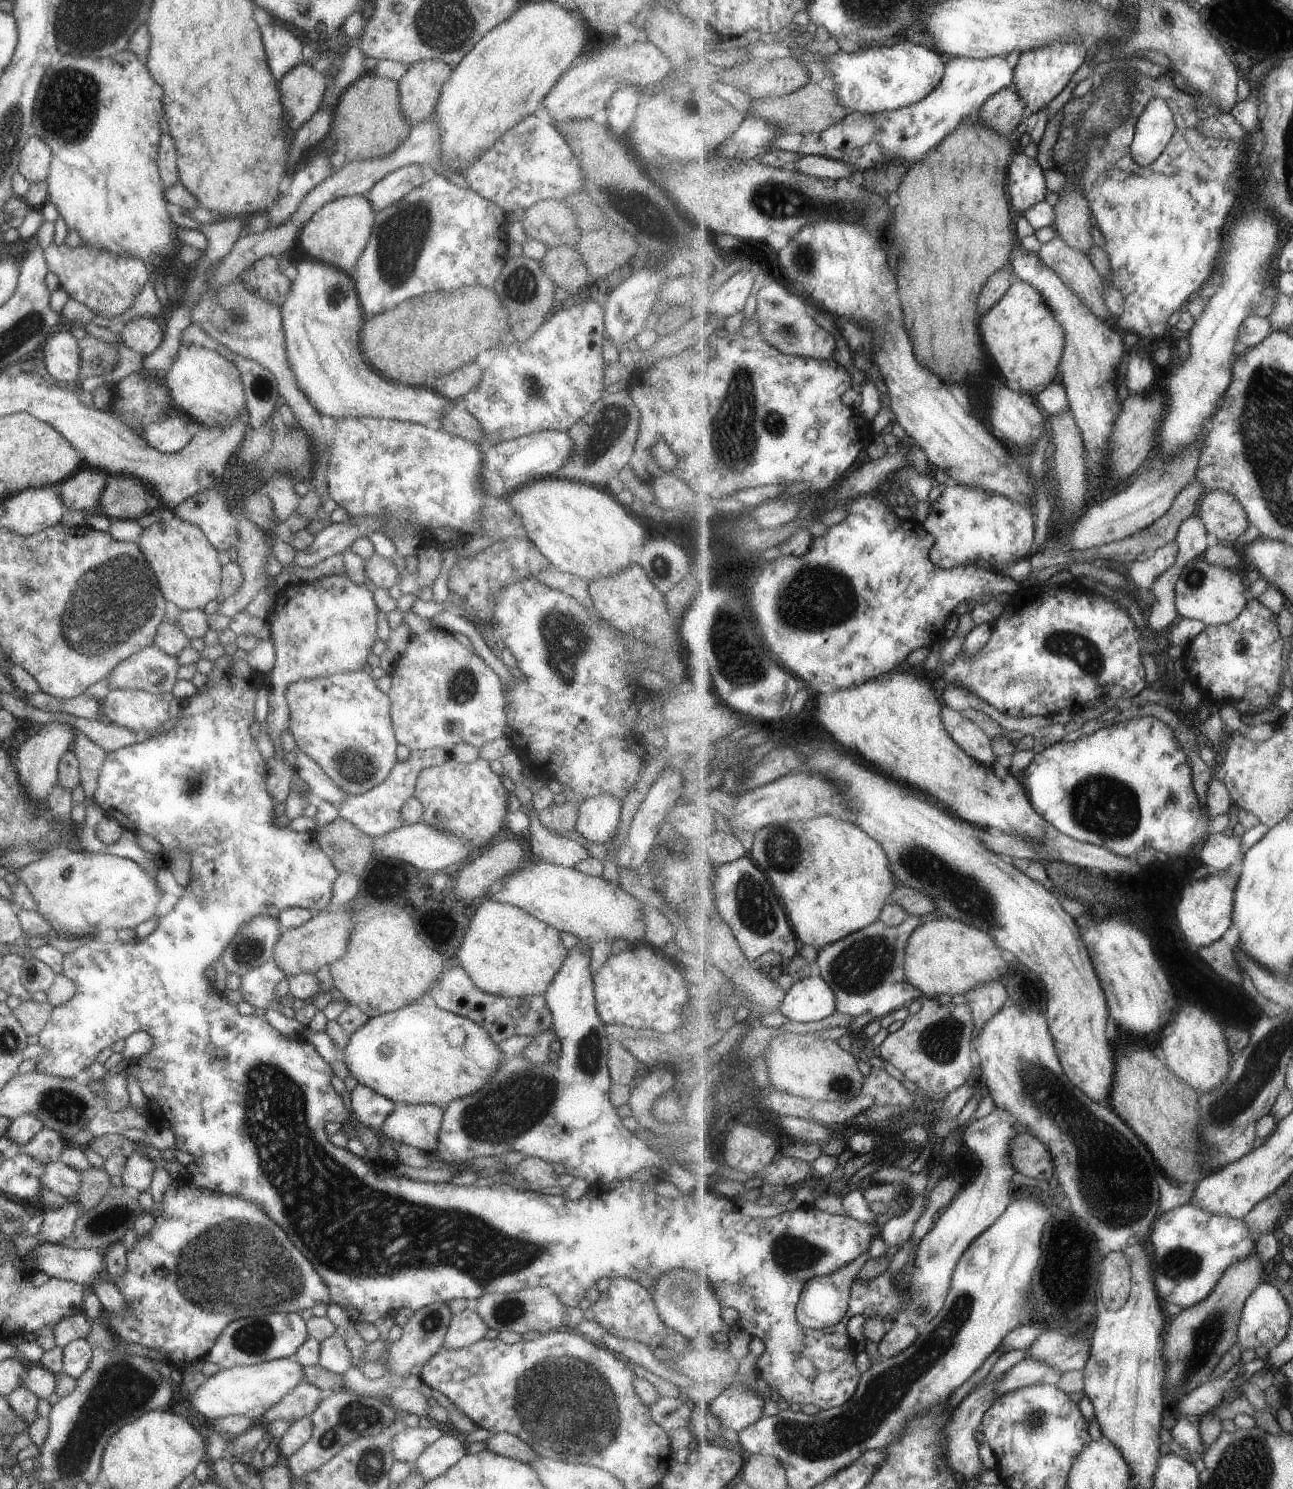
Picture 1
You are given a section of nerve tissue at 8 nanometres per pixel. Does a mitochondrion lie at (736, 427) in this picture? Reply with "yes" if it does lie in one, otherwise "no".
yes

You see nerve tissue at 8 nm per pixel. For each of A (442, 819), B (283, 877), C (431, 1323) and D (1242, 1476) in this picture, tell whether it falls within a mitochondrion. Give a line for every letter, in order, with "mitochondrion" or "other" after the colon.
A: mitochondrion
B: other
C: mitochondrion
D: mitochondrion

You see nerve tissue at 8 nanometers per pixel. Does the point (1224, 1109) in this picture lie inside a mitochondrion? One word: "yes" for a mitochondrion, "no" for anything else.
yes

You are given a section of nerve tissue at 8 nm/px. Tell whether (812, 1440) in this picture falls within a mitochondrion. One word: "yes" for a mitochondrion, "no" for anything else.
yes

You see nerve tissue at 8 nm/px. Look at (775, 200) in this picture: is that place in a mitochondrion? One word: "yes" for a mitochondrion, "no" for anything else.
yes

